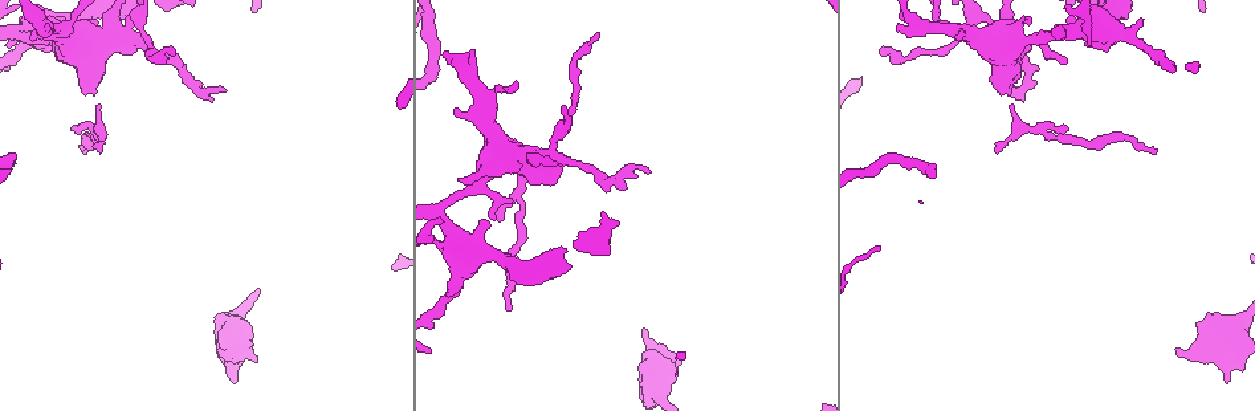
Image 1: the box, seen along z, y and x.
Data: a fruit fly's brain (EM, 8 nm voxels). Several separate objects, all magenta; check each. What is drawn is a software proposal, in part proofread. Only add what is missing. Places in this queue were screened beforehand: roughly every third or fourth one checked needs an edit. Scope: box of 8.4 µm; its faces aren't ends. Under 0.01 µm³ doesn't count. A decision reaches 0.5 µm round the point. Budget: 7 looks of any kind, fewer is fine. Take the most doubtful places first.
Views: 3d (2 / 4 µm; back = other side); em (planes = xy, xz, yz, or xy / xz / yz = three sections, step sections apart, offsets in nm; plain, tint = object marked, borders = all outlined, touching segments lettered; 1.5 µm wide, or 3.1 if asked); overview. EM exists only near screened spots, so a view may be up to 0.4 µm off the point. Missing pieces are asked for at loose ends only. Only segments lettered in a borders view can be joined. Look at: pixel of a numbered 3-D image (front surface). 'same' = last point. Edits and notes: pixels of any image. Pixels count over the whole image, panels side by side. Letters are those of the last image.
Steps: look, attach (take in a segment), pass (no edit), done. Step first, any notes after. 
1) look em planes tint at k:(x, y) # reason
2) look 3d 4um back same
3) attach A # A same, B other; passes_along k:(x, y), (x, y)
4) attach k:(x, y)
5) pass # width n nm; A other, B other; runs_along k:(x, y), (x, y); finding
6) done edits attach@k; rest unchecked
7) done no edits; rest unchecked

look em xy step 8 borders at 1:(1230, 381) # branch stops here

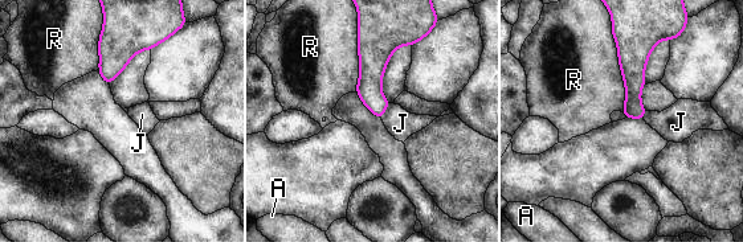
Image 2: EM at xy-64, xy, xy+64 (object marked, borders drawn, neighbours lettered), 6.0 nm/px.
look em planes borders same # cut it another way

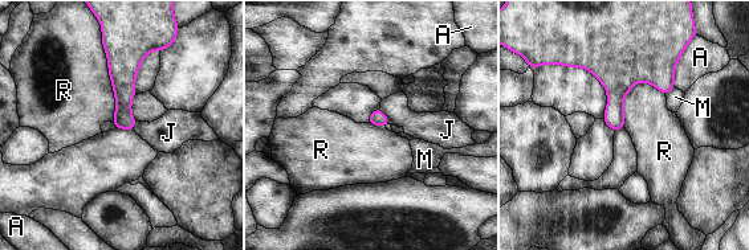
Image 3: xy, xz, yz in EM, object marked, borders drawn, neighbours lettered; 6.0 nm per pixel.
pass # A other, J other, M other, R other; border 3:(101, 37), (115, 102), (113, 122); none of them fits

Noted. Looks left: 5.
look em xz step 8 tint at 1:(1014, 88) # tapers out

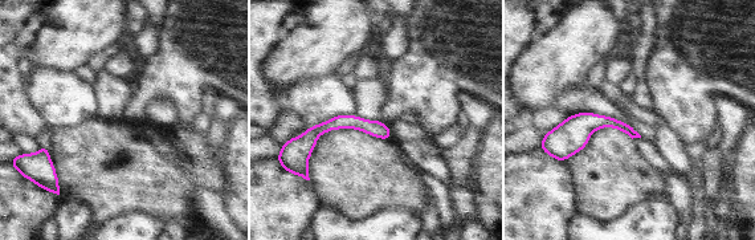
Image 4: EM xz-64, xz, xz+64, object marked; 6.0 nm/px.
look em planes borders same # another direction

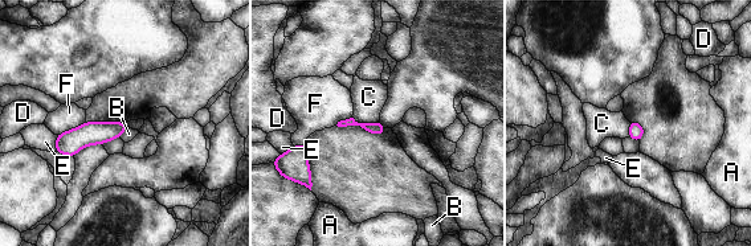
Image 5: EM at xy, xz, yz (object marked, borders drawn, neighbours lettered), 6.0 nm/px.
pass # width 80 nm; A other, B other, C other, D other, E other, F other; border 5:(352, 117), (362, 122), (378, 122); no lettered segment goes on from it

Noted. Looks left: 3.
look 3d 4um at 1:(552, 183) # thick end

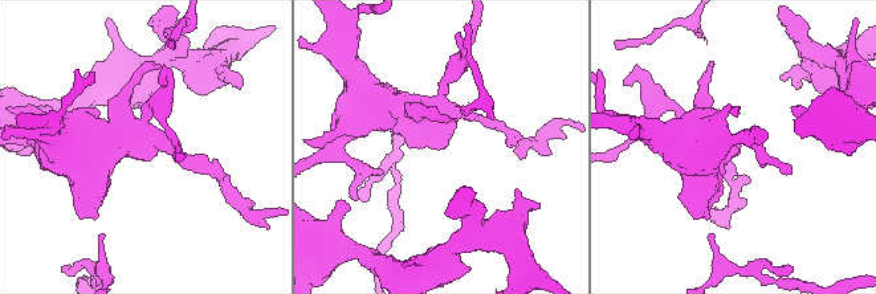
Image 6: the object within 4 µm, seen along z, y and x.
look em planes borders at 6:(147, 141) # shape alone is not enough

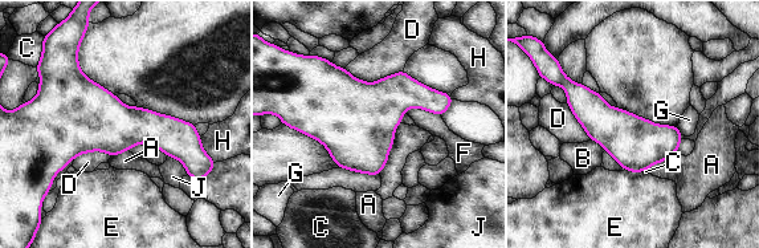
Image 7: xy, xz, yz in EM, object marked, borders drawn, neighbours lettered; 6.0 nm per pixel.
pass # width 280 nm; longest_contact D 360 nm; A other, B other, C other, D other, E other, F other, G other, H other, J other; no lettered segment goes on from it

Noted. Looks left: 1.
done no edits; rest unchecked

